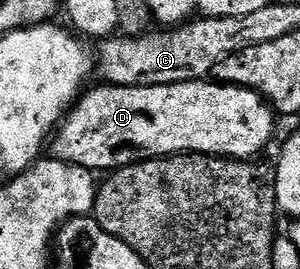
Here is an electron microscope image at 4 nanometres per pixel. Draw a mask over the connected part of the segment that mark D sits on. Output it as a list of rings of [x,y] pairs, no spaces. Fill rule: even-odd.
[[[203,80],[201,82],[181,82],[167,86],[112,86],[98,84],[95,90],[87,89],[78,101],[66,111],[56,133],[52,138],[53,157],[68,166],[82,166],[91,172],[106,170],[113,172],[122,166],[130,166],[133,162],[145,162],[147,158],[167,158],[170,154],[213,154],[215,158],[241,158],[254,160],[270,141],[276,138],[276,114],[269,102],[262,95],[247,86],[227,86],[225,82],[217,80]]]

